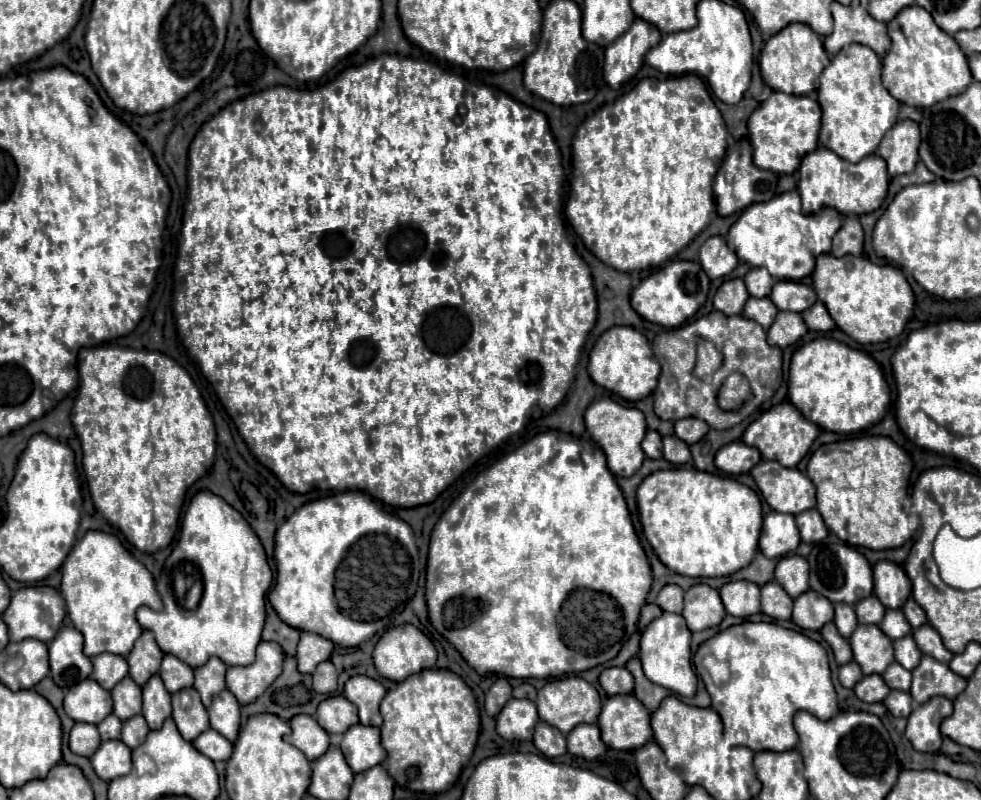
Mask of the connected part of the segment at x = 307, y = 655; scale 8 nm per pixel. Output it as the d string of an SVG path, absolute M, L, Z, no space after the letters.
M302 632L296 648L298 670L302 674L312 674L320 662L330 658L332 650L334 650L334 644L330 640L324 640L322 636L316 636L312 632Z

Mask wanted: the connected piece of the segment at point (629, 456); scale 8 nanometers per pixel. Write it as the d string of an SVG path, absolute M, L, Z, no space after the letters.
M602 398L602 400L596 400L588 406L584 420L586 420L586 430L588 430L590 438L604 450L608 468L614 476L628 478L642 466L644 452L640 448L640 442L646 434L646 420L640 410L624 408L610 398Z

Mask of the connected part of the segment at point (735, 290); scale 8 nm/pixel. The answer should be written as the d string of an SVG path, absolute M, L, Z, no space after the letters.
M734 278L734 280L726 280L718 288L714 296L714 308L726 316L738 316L742 314L746 300L748 300L748 290L744 288L744 280Z

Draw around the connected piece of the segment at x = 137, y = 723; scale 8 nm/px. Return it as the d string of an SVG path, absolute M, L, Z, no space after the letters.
M138 714L138 716L134 716L134 718L130 718L130 720L124 722L122 742L124 742L130 750L134 750L136 746L140 746L140 744L144 742L144 738L146 738L148 732L150 732L150 728L148 728L144 716Z

